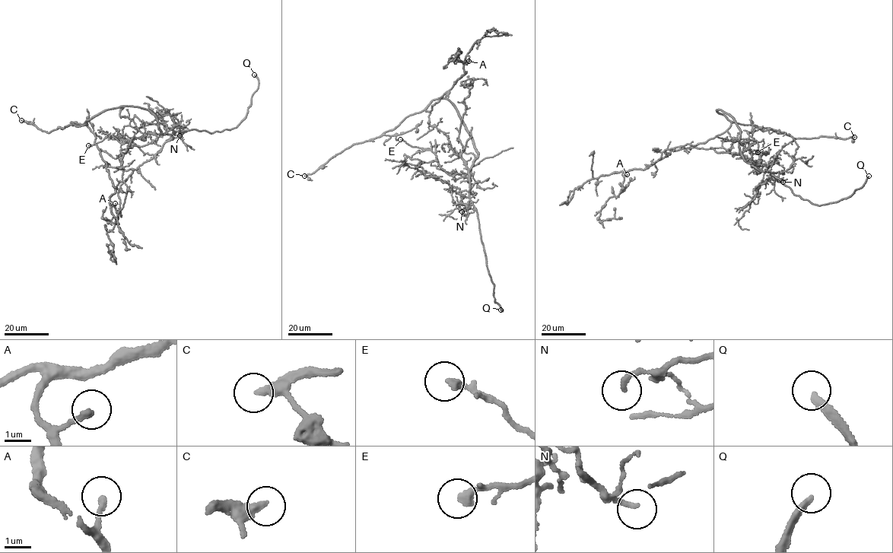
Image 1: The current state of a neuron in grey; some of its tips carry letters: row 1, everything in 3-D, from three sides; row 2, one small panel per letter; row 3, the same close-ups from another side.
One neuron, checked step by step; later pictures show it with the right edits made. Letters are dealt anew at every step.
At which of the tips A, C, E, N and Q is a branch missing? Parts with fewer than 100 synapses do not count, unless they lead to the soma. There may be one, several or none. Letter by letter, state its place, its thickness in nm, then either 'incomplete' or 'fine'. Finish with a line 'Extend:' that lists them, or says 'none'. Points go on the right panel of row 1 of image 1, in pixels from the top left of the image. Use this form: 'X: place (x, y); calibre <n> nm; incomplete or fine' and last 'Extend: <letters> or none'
A: place (627, 174); calibre 220 nm; fine
C: place (854, 137); calibre 280 nm; incomplete
E: place (757, 152); calibre 240 nm; fine
N: place (783, 182); calibre 180 nm; fine
Q: place (869, 176); calibre 260 nm; incomplete
Extend: C, Q

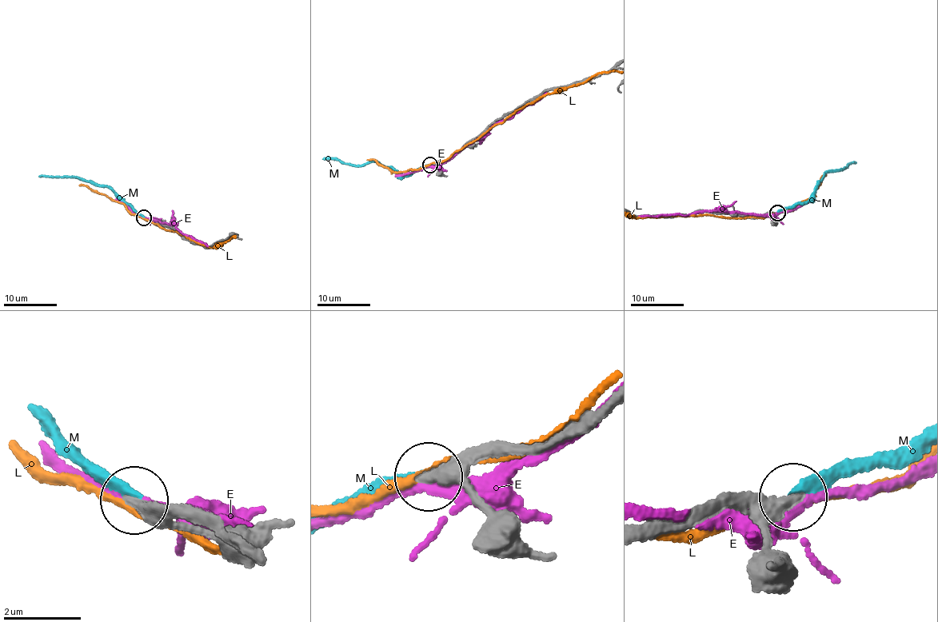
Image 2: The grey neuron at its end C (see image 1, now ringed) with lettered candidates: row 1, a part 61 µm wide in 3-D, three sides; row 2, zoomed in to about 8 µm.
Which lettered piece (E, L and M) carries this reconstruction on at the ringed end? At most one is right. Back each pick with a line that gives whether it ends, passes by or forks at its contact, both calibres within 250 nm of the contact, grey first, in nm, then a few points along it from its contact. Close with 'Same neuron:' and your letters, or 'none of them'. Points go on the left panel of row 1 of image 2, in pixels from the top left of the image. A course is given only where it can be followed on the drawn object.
M: It ends there. Thickness 360 nm (grey) against 260 nm. Its course: (143, 217), (119, 199), (111, 189), (74, 178), (41, 174), (38, 176)
Same neuron: M

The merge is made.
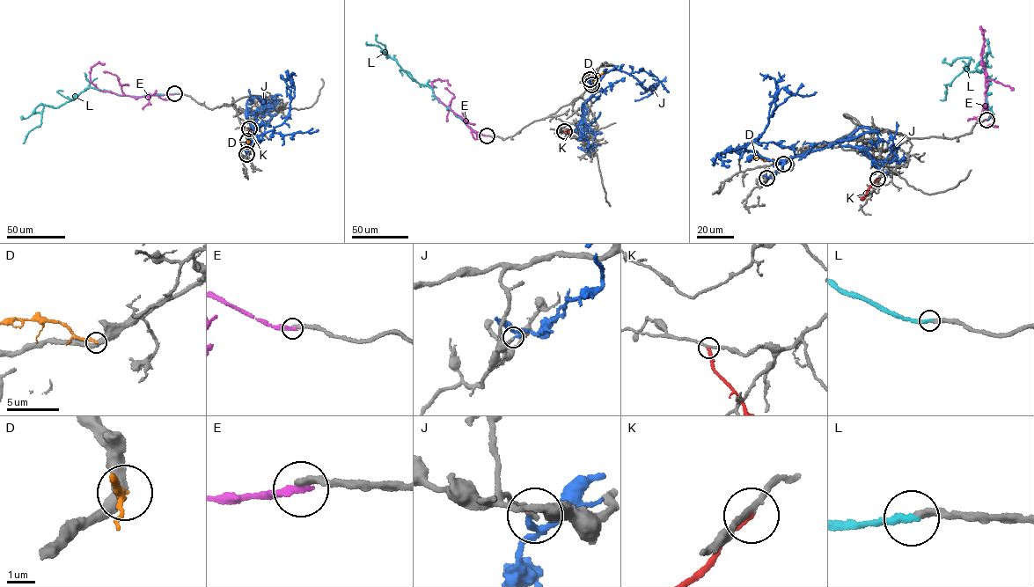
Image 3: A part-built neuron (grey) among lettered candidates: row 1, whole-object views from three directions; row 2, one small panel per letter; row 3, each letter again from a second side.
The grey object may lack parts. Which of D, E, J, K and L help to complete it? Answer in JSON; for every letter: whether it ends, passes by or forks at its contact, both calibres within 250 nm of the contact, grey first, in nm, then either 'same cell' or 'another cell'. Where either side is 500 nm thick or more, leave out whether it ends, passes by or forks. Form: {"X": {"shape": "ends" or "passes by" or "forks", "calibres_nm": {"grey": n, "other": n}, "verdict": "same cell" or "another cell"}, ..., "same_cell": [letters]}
{"D": {"shape": "ends", "calibres_nm": {"grey": 400, "other": 190}, "verdict": "another cell"}, "E": {"shape": "ends", "calibres_nm": {"grey": 260, "other": 300}, "verdict": "another cell"}, "J": {"shape": "ends", "calibres_nm": {"grey": 240, "other": 220}, "verdict": "another cell"}, "K": {"shape": "ends", "calibres_nm": {"grey": 180, "other": 220}, "verdict": "another cell"}, "L": {"shape": "ends", "calibres_nm": {"grey": 240, "other": 260}, "verdict": "same cell"}, "same_cell": ["L"]}

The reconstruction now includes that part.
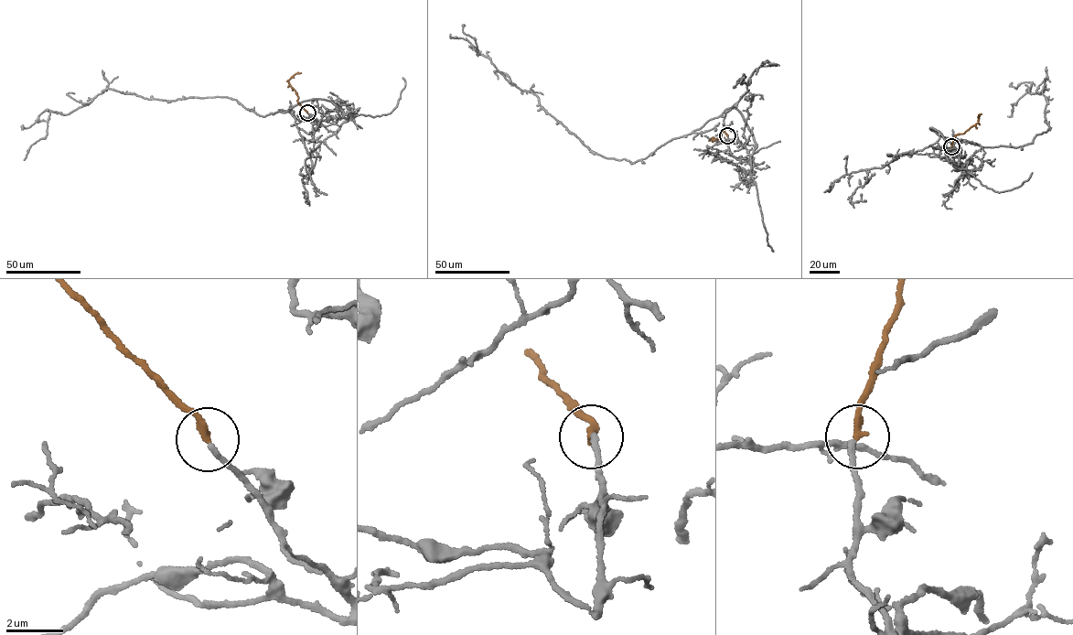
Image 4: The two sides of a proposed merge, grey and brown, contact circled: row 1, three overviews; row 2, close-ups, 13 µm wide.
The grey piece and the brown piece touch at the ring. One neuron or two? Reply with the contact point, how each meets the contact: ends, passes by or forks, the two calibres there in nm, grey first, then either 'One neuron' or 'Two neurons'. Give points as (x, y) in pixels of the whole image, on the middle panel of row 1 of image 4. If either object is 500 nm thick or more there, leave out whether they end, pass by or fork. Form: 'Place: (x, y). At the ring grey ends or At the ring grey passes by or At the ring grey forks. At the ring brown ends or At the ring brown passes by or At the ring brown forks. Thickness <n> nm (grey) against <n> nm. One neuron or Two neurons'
Place: (727, 135). At the ring grey ends. At the ring brown ends. Thickness 200 nm (grey) against 260 nm. One neuron

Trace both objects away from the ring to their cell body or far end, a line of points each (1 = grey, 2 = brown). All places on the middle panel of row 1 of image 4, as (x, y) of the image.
1: (727, 135), (731, 155), (750, 160), (756, 145), (734, 108), (645, 158), (606, 157), (450, 34)
2: (727, 135), (723, 131), (721, 136), (713, 138), (726, 143)

